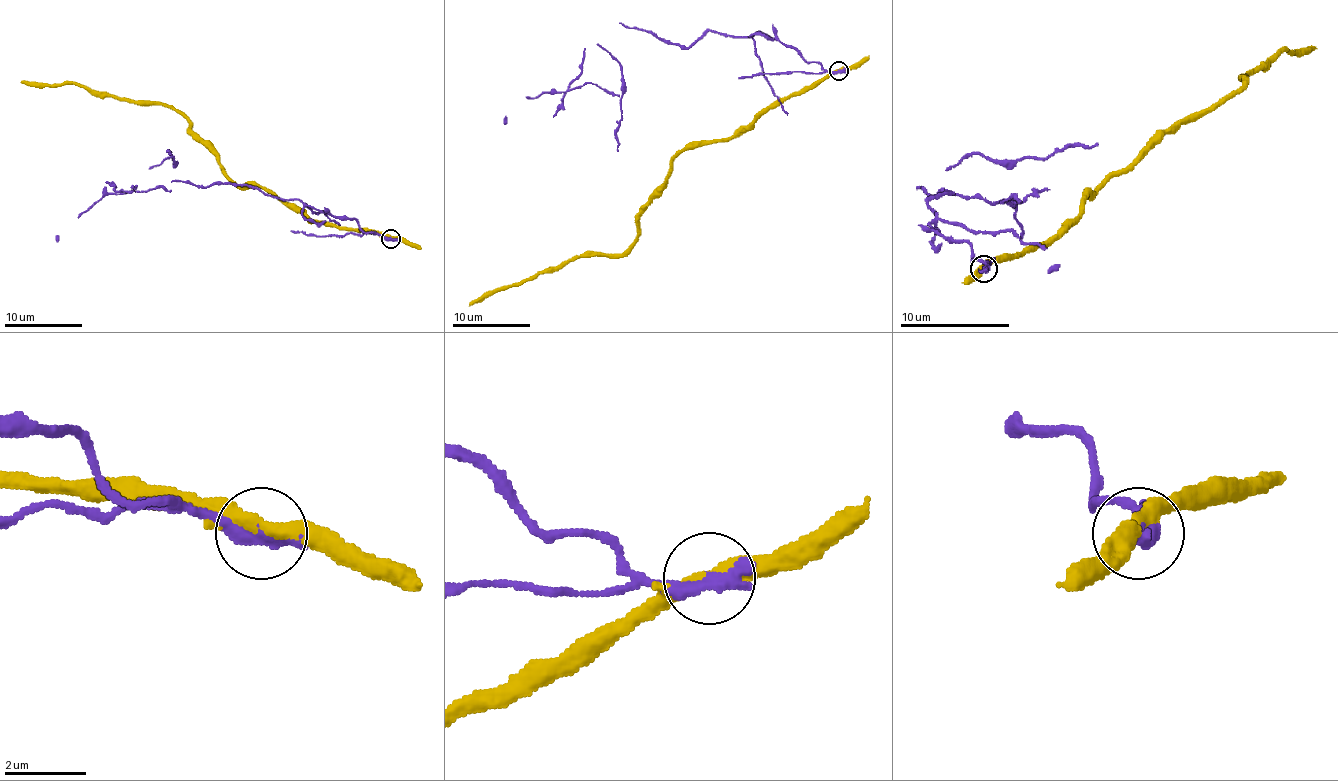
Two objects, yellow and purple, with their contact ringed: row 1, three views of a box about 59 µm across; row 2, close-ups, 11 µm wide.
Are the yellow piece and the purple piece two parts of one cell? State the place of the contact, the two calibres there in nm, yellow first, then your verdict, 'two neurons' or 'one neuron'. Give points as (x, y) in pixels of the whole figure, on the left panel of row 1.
at (390, 238); 360 nm thick on the yellow side, 440 nm on the other; two neurons

